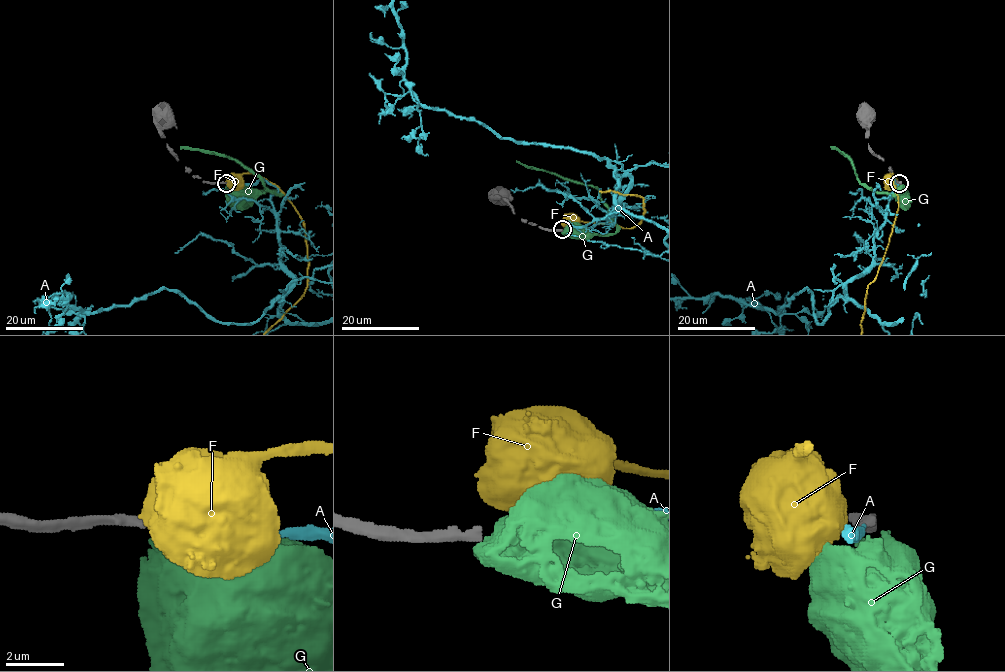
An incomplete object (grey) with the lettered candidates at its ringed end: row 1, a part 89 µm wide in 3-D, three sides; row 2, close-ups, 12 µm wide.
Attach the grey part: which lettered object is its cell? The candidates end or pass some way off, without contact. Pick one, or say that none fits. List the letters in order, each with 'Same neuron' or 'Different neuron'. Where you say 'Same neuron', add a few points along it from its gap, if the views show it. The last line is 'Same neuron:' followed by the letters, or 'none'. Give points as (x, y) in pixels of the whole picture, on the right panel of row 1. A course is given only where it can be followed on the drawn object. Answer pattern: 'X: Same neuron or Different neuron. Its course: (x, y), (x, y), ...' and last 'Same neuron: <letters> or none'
A: Same neuron
F: Different neuron
G: Different neuron
Same neuron: A

